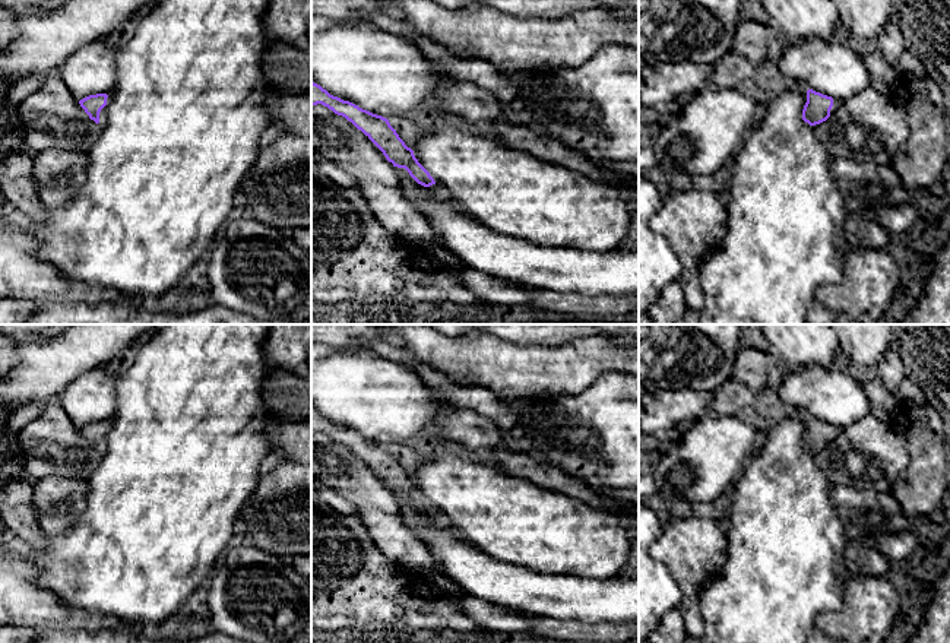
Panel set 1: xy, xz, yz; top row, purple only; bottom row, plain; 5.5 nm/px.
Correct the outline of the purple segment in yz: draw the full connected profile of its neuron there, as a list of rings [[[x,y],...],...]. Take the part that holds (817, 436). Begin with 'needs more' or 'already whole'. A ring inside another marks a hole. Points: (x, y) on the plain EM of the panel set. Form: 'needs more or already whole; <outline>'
needs more; [[[813,416],[807,418],[807,430],[802,437],[802,447],[810,453],[826,449],[842,431],[840,427],[823,422]]]

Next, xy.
needs more; [[[107,421],[89,422],[79,428],[80,434],[94,447],[99,454],[107,452],[107,433],[108,433]]]

